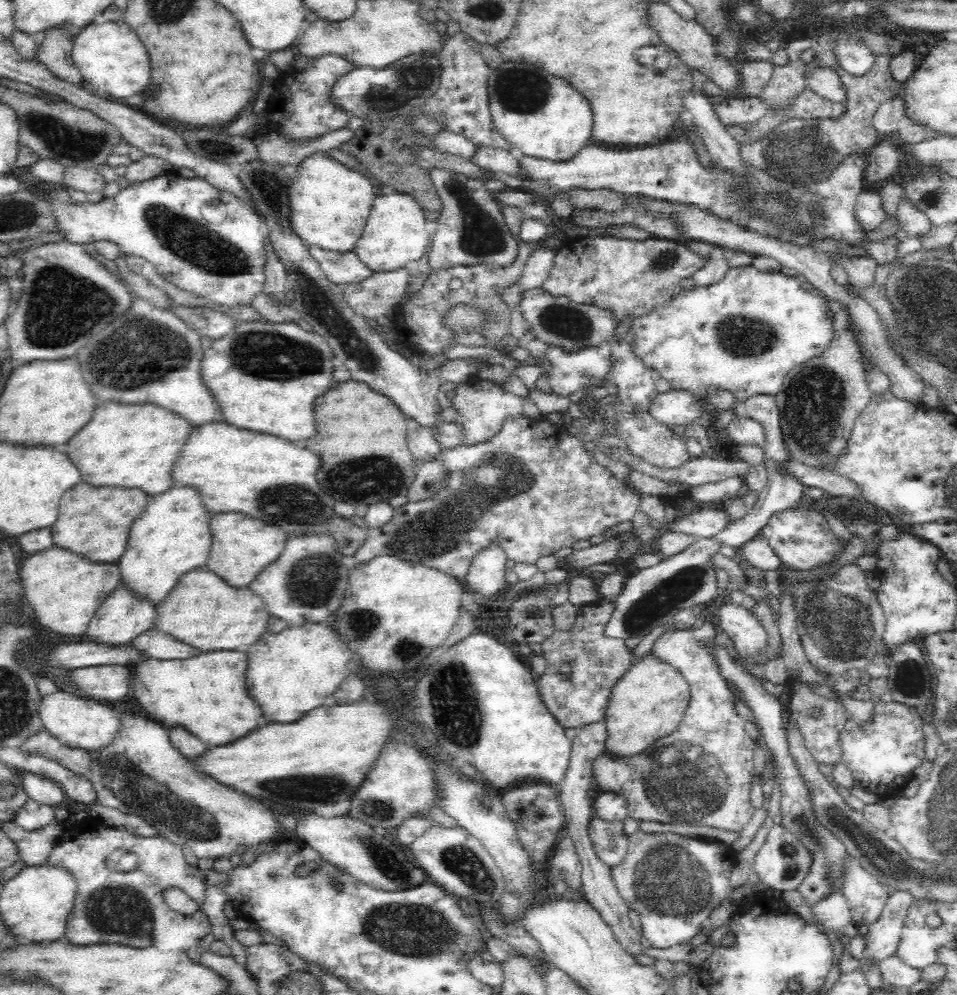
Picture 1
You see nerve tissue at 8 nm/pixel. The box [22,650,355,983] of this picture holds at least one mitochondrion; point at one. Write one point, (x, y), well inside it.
(118, 910)

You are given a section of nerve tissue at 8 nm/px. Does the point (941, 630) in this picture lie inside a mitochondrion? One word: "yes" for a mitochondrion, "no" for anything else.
no

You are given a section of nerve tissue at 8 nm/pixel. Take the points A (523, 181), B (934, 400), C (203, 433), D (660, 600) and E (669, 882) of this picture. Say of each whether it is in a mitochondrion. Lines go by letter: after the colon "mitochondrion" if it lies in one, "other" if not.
A: other
B: other
C: other
D: mitochondrion
E: mitochondrion

